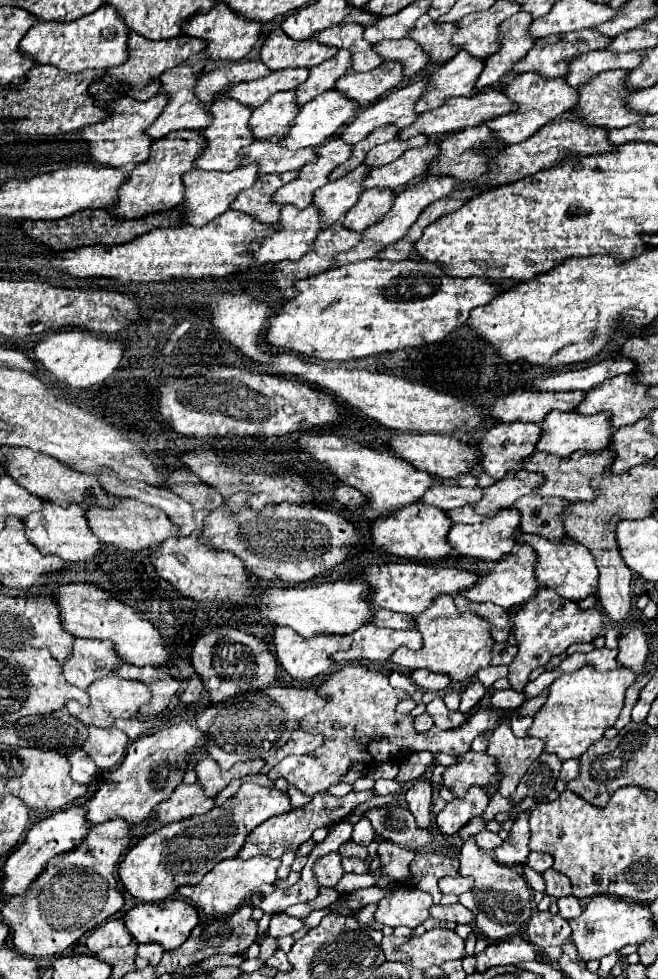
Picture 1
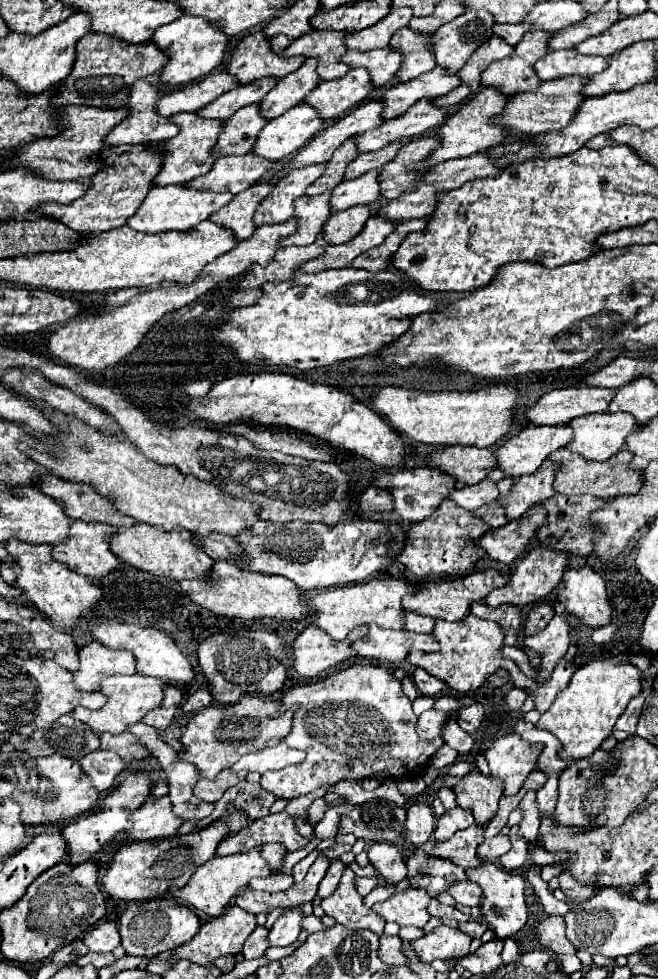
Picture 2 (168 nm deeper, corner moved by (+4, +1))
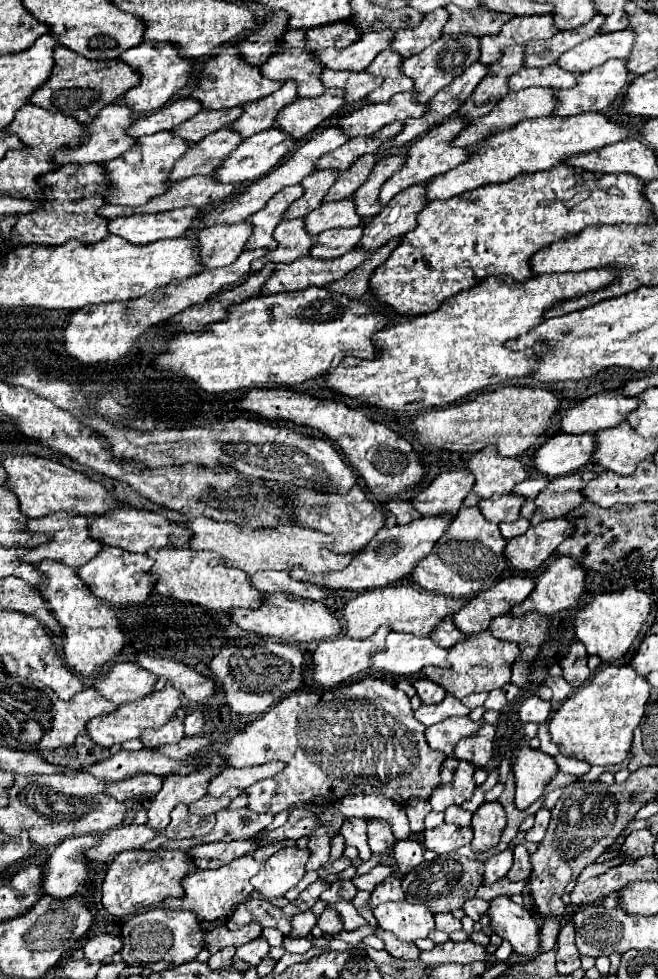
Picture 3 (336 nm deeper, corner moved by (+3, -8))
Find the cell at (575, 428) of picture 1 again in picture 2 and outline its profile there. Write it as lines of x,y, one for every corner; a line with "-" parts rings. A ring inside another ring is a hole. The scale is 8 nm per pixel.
615,412
615,414
587,414
587,418
575,418
575,422
569,422
571,428
575,430
575,438
571,446
567,446
571,452
581,454
587,460
609,460
617,452
625,448
627,436
639,430
641,426
635,422
631,414

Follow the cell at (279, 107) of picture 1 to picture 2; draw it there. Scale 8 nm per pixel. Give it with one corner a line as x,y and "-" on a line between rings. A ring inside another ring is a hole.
257,104
237,110
231,118
225,120
219,140
213,148
213,154
217,158
229,156
229,154
235,154
235,156
247,154
251,150
251,146
255,144
255,138
265,122
269,122
269,120
259,114

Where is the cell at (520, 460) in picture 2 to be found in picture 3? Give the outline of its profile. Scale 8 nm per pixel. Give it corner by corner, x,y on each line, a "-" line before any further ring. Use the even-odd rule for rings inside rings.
558,433
544,441
532,455
532,467
546,477
568,475
586,465
594,451
594,435

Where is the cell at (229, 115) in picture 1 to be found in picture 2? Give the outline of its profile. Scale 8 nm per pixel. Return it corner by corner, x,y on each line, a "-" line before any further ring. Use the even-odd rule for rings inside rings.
175,114
175,116
171,116
171,122
175,122
179,126
179,134
171,140
163,140
157,144
157,148
163,150
163,162
161,162
159,174
153,178
153,186
187,184
191,178
207,174
207,170
215,162
211,148
217,142
219,130
223,128
223,120
207,122
205,118
199,118
197,114

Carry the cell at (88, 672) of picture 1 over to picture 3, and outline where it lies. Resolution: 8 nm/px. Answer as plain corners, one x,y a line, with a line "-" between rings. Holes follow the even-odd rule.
116,663
94,681
94,689
104,699
122,705
152,693
154,683
156,675
152,675
150,671
134,663

